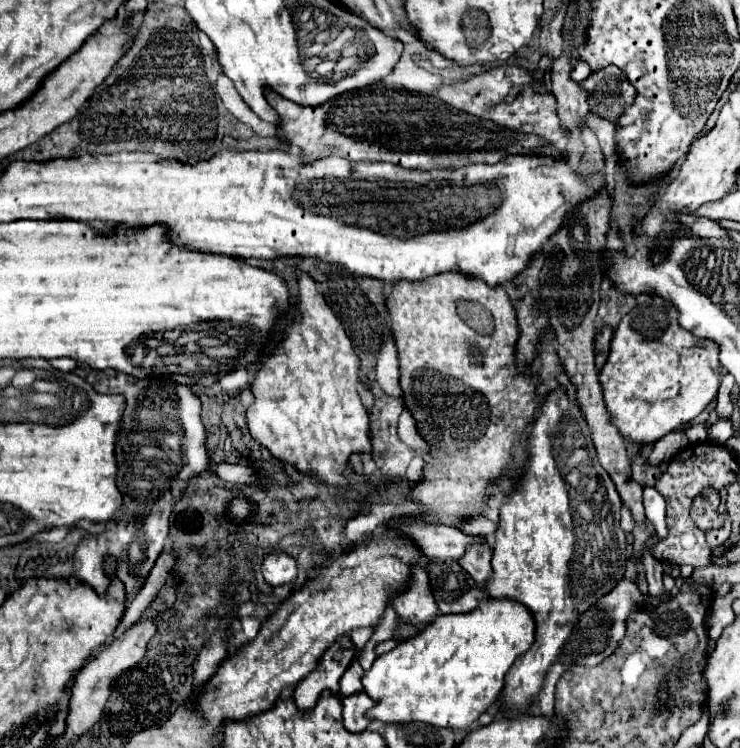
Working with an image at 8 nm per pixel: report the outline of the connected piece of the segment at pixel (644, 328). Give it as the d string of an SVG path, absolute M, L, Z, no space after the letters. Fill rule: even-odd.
M655 296L651 302L635 306L619 322L613 342L615 346L611 344L607 364L599 372L599 382L603 386L603 396L611 412L611 420L625 438L631 438L635 442L659 440L667 432L673 432L675 426L699 416L717 398L721 382L717 344L685 332L685 328L677 324L677 310L667 300Z

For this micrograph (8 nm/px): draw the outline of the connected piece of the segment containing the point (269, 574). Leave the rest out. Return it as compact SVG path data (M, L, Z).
M273 552L273 554L267 554L263 564L261 564L261 570L263 570L263 578L269 586L283 586L283 584L291 584L297 576L297 562L295 558L291 558L289 554L285 552Z

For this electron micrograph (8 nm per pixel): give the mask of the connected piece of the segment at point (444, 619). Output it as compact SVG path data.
M485 600L469 614L439 614L425 632L401 642L391 652L381 654L371 670L361 678L363 690L373 698L375 706L367 710L369 720L379 720L385 724L407 724L407 722L427 722L439 728L461 730L471 726L491 704L497 702L503 690L503 678L513 662L525 654L535 636L535 622L531 612L515 604L513 600Z

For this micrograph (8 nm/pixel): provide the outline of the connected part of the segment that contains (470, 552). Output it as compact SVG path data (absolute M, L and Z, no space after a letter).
M479 544L469 546L467 552L459 558L459 564L473 576L473 580L477 580L477 584L485 586L493 574L489 544L487 546L479 546Z

